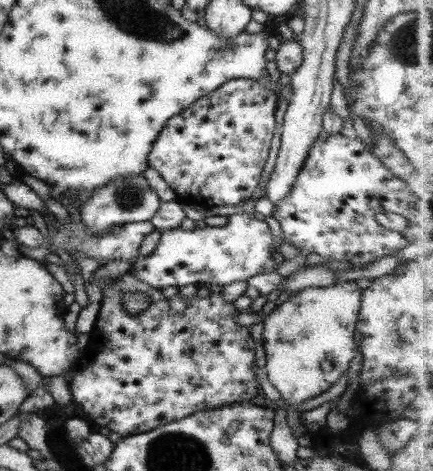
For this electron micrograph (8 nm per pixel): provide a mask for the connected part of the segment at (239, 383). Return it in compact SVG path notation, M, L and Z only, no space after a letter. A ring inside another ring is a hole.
M130 274L112 280L105 288L101 308L97 312L93 328L89 332L89 343L67 374L71 402L79 404L81 410L97 426L105 426L122 437L147 432L162 424L184 419L194 412L219 408L237 401L253 402L251 398L260 393L259 383L251 366L255 366L254 343L250 327L239 326L234 317L239 314L233 302L226 303L220 292L208 297L181 297L173 295L164 299L161 290L151 288ZM122 292L142 292L148 298L149 306L139 314L127 314L121 308Z

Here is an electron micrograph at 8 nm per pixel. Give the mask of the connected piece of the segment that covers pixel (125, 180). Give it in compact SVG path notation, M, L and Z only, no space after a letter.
M142 174L116 176L104 185L95 187L78 212L85 228L91 234L97 234L120 224L148 221L155 214L159 203L160 200Z

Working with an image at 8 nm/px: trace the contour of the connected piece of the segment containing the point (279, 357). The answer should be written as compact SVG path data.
M345 281L333 287L317 287L291 293L289 299L264 318L261 341L265 351L266 364L263 368L271 387L277 391L285 404L301 404L309 398L315 398L333 386L348 369L349 360L355 354L353 333L357 323L361 293L353 281Z

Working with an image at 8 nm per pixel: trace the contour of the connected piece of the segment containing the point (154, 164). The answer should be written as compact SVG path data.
M253 79L227 80L219 88L193 101L176 116L171 116L157 132L150 144L146 159L148 165L166 182L174 194L193 206L235 206L252 198L259 184L263 164L275 128L275 95L259 86Z

